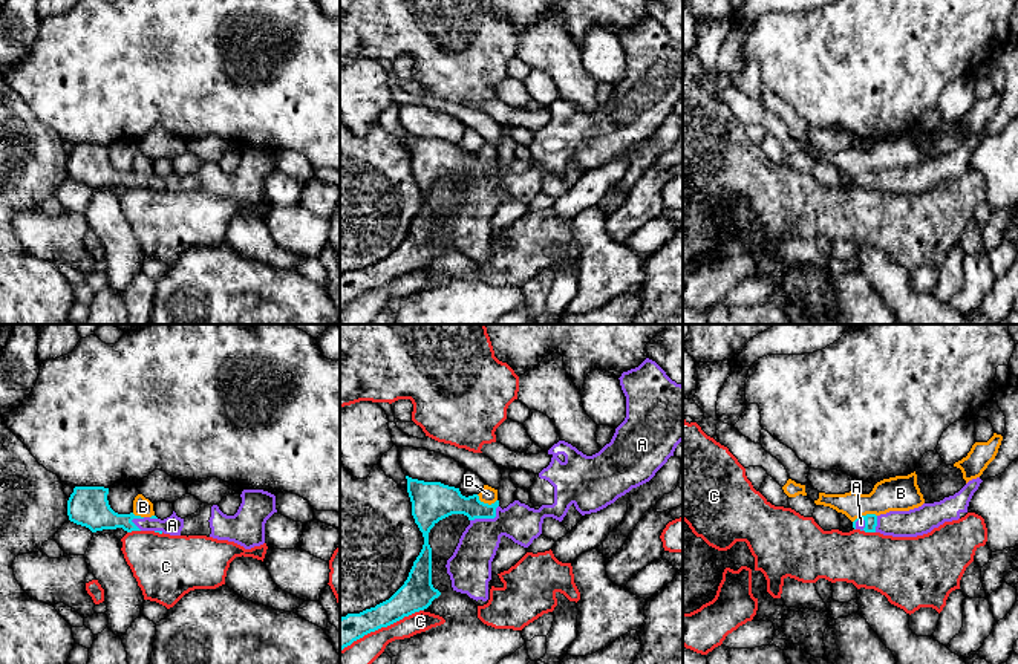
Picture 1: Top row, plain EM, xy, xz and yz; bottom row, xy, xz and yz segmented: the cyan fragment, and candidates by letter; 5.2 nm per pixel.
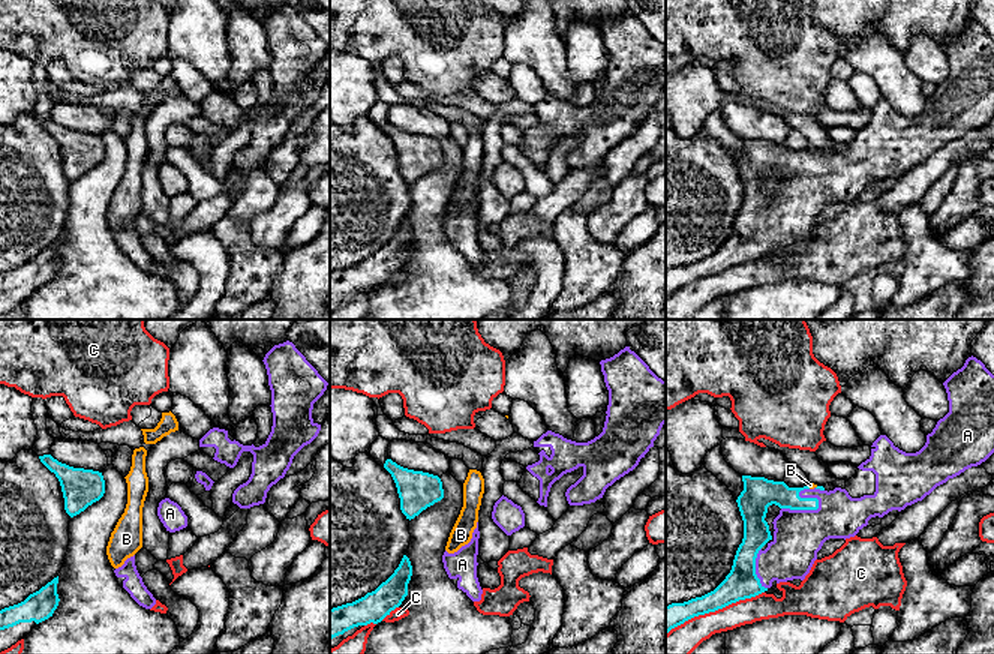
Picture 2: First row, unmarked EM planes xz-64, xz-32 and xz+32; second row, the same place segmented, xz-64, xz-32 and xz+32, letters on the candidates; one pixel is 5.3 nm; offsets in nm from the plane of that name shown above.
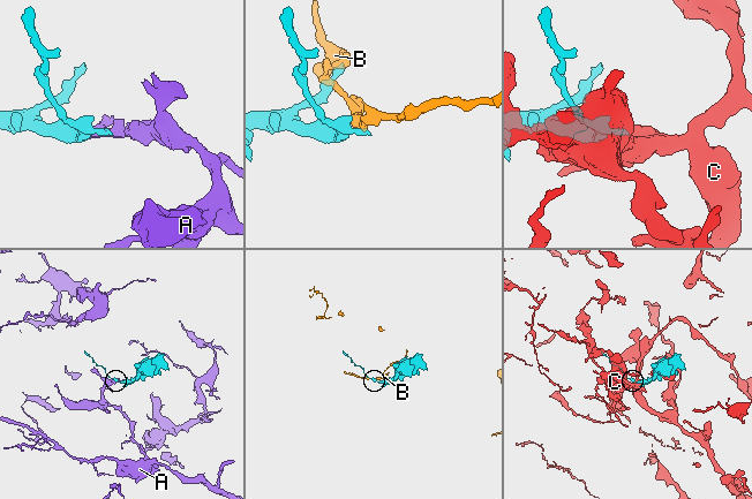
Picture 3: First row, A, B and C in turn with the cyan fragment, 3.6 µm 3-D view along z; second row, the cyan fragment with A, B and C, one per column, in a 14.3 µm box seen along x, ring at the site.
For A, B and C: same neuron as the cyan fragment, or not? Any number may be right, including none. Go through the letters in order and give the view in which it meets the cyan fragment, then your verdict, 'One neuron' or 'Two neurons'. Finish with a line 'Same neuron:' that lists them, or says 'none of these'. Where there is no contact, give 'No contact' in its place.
A: Touches cyan in xz. One neuron
B: Touches cyan in yz. Two neurons
C: Touches cyan in xz. Two neurons
Same neuron: A

